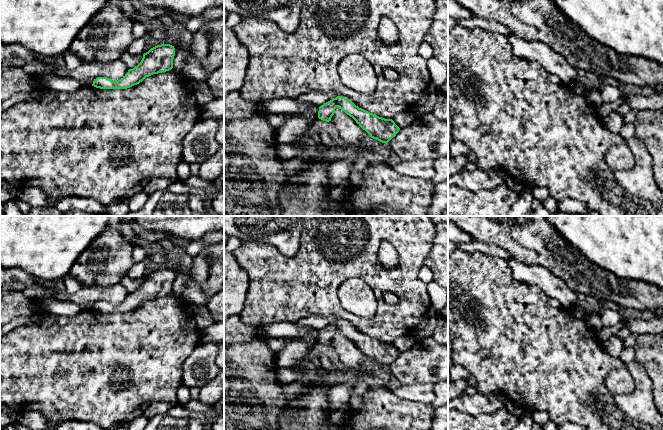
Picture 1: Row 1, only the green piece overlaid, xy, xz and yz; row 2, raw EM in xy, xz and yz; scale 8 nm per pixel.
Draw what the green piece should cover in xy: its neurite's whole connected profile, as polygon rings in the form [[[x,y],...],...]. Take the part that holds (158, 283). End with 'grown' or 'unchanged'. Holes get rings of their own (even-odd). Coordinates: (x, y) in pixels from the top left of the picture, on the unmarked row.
[[[161,268],[143,278],[141,286],[129,293],[123,302],[112,305],[107,301],[97,301],[92,310],[100,313],[127,313],[142,306],[153,298],[169,295],[173,292],[175,272],[170,268]]]; unchanged

